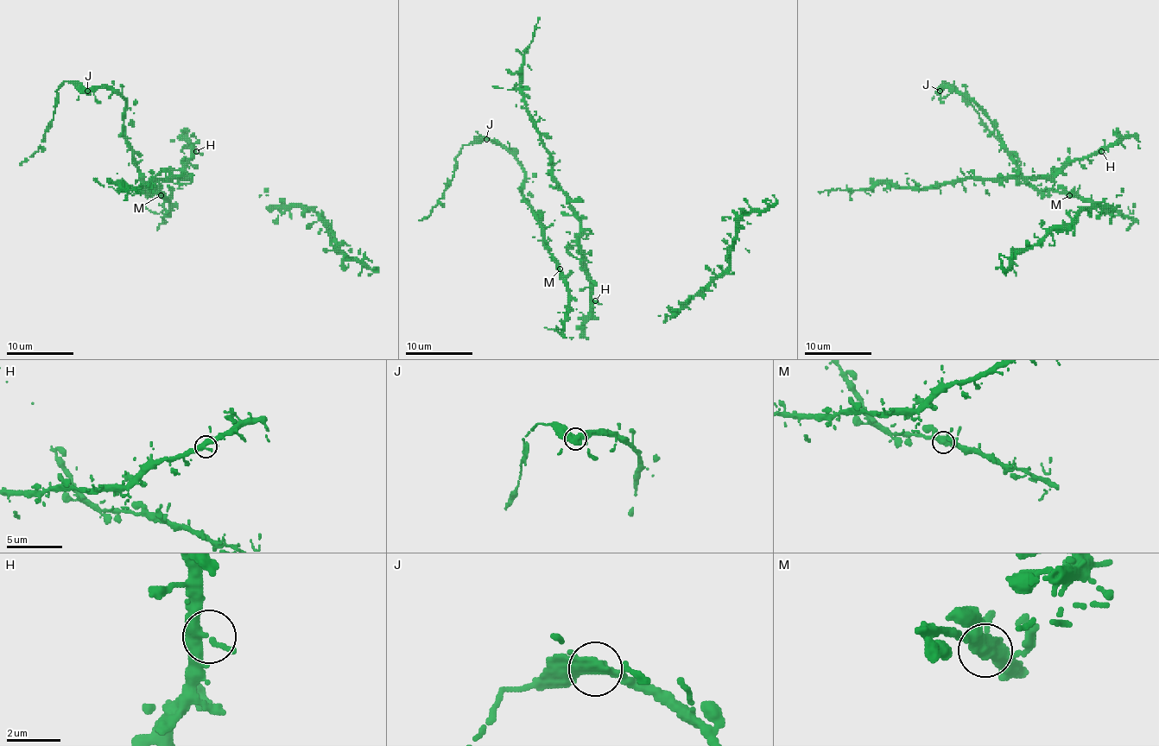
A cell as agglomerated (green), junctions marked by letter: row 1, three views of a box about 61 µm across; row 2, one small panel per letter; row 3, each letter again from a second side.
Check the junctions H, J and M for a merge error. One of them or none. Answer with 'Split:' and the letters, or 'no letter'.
Split: J

